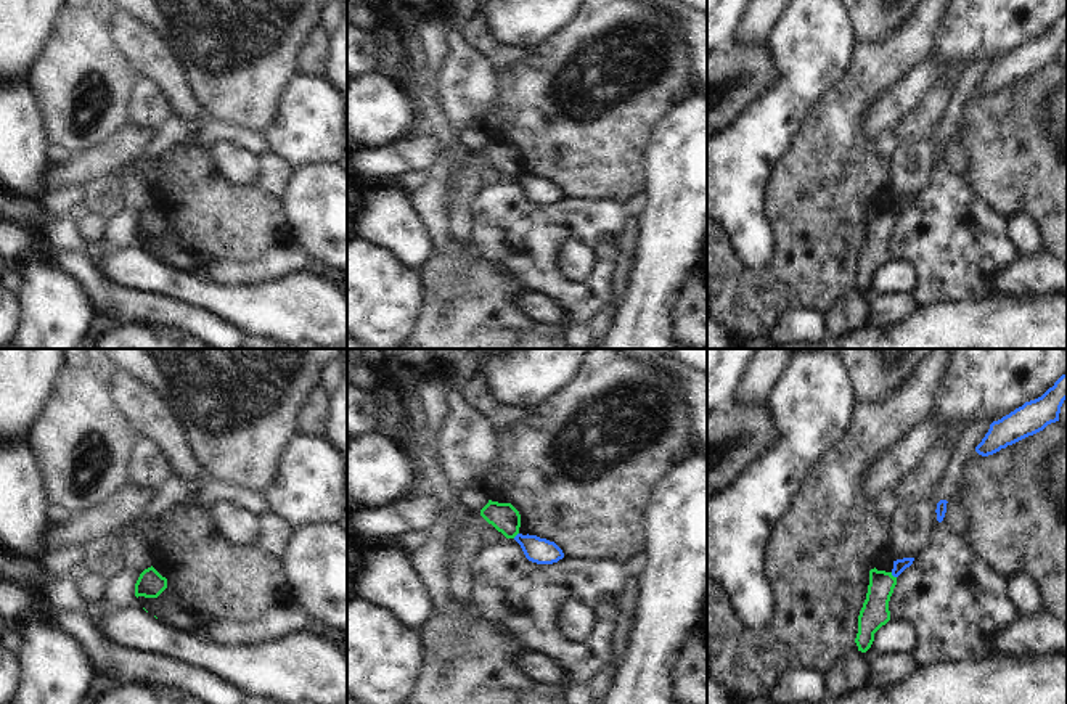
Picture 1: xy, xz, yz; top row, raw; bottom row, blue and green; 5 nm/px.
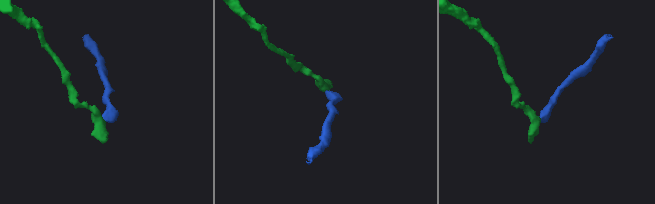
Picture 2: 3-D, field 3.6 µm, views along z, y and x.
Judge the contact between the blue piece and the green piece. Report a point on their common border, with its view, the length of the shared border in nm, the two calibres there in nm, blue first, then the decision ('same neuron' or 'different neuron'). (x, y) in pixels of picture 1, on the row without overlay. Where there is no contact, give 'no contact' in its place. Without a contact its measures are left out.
yz (894, 216) | 40 nm | 60/140 nm | different neuron

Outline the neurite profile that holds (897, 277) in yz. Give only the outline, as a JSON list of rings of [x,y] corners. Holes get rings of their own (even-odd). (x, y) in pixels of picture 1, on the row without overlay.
[[[890,259],[874,273],[869,289],[876,294],[911,294],[914,286],[914,265],[908,260]]]

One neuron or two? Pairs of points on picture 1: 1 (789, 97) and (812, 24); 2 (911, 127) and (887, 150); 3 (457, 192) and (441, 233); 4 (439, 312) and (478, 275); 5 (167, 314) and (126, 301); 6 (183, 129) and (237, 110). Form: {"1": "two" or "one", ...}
{"1": "one", "2": "two", "3": "two", "4": "one", "5": "one", "6": "two"}

